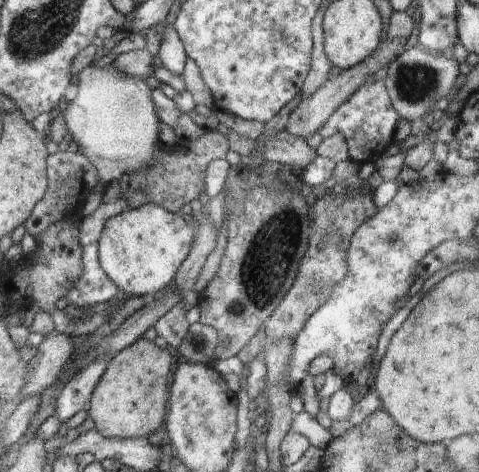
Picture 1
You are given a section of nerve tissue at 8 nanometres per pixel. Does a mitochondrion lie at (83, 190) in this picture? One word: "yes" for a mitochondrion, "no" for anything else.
no

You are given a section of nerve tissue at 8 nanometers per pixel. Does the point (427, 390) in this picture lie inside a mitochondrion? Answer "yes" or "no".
no

